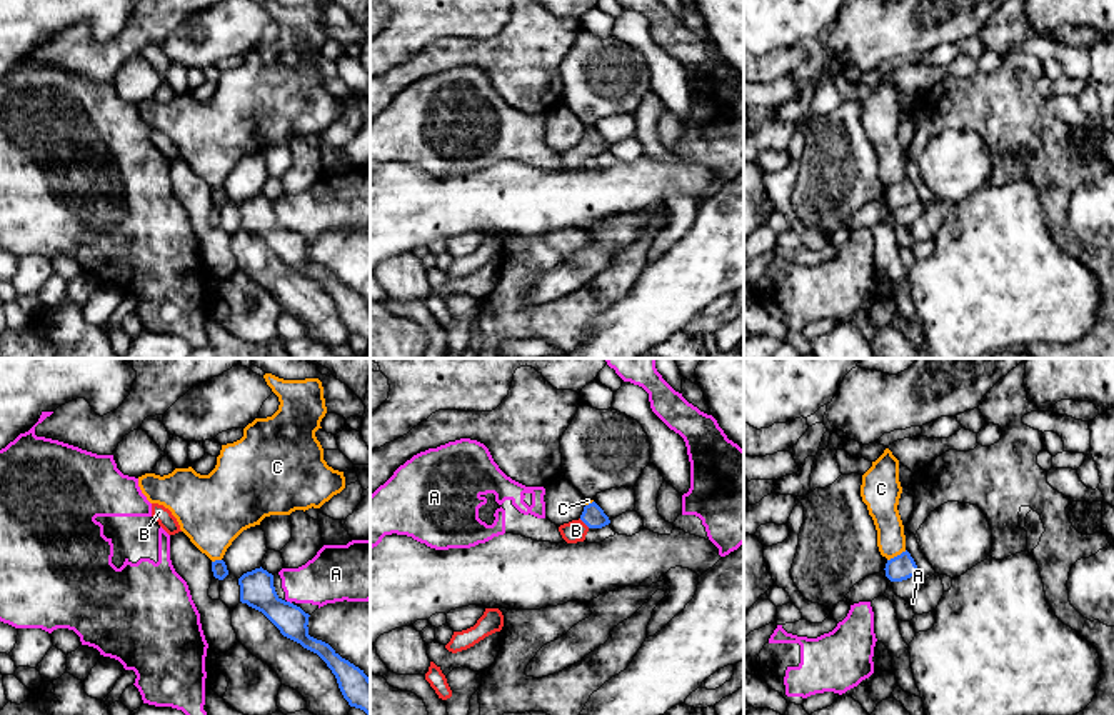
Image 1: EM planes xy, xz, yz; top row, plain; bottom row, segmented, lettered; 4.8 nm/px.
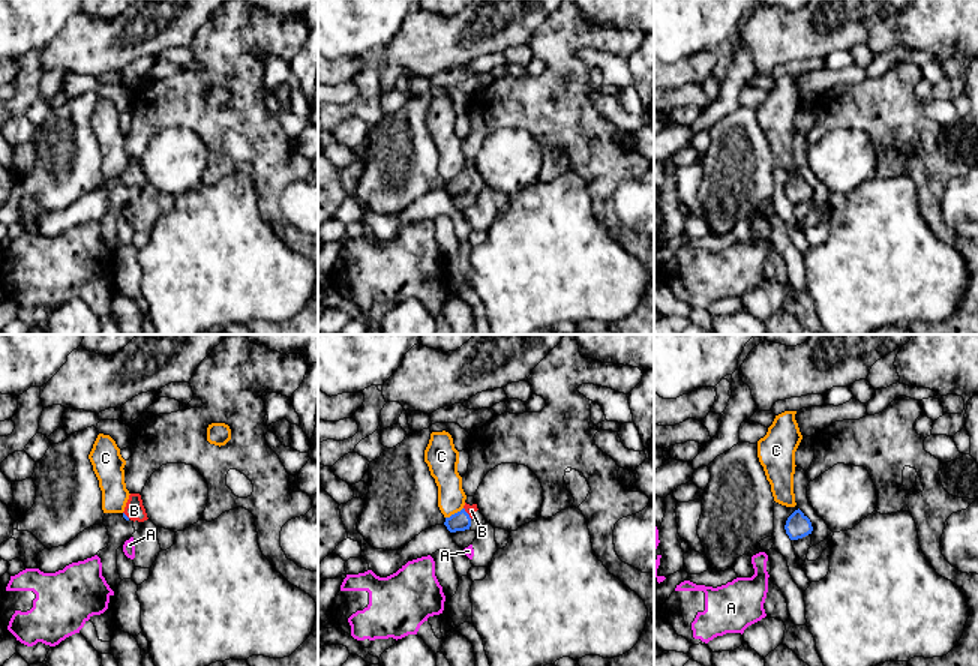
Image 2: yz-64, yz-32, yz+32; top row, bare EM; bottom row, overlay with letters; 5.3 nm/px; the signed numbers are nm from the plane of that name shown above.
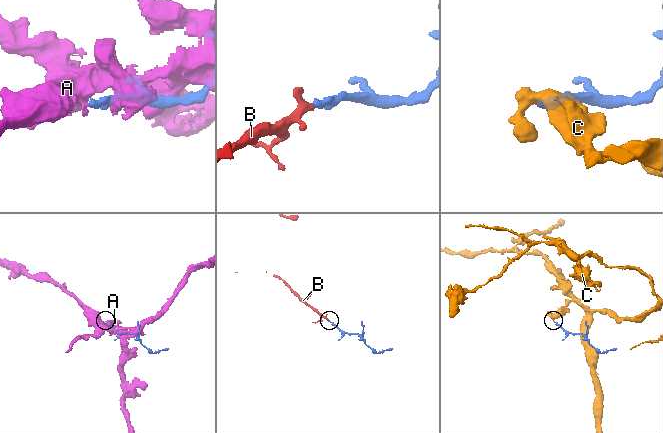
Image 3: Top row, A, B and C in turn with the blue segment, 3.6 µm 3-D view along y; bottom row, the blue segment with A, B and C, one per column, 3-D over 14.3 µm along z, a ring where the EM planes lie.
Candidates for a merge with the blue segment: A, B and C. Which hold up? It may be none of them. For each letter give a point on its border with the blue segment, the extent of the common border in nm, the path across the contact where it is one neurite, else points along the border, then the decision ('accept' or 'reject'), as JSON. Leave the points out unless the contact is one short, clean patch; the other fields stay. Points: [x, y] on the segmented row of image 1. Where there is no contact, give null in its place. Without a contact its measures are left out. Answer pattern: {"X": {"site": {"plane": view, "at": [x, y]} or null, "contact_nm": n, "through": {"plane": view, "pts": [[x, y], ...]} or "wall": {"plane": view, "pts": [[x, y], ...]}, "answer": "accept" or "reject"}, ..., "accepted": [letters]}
{"A": {"site": {"plane": "xy", "at": [289, 602]}, "contact_nm": 30, "answer": "reject"}, "B": {"site": {"plane": "xz", "at": [584, 522]}, "contact_nm": 70, "through": {"plane": "xz", "pts": [[592, 515], [584, 522], [576, 530]]}, "answer": "accept"}, "C": {"site": {"plane": "yz", "at": [898, 555]}, "contact_nm": 110, "wall": {"plane": "yz", "pts": [[906, 550], [888, 560]]}, "answer": "reject"}, "accepted": ["B"]}

